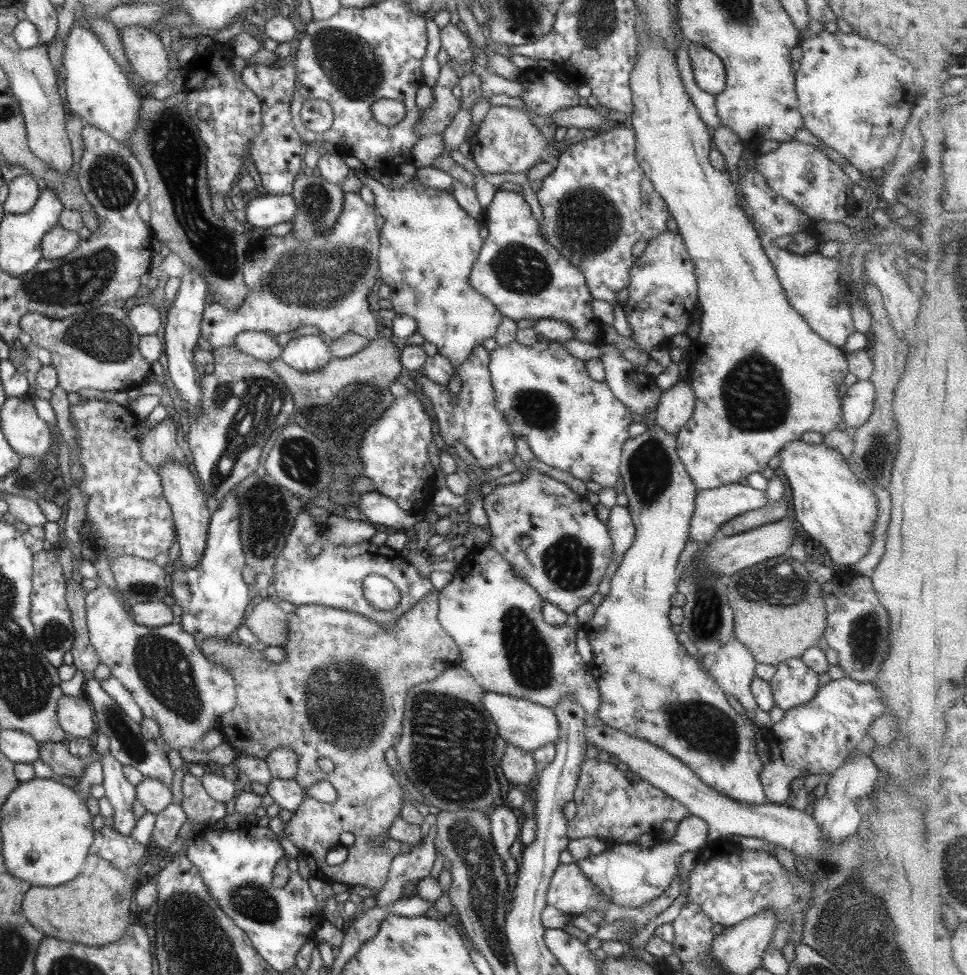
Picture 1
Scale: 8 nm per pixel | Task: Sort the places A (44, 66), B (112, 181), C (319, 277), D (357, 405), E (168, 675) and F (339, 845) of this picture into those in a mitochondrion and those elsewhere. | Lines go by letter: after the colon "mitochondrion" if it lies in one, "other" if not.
A: other
B: mitochondrion
C: mitochondrion
D: mitochondrion
E: mitochondrion
F: other

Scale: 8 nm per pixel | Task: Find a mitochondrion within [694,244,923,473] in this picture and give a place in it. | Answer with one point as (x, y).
(754, 398)

